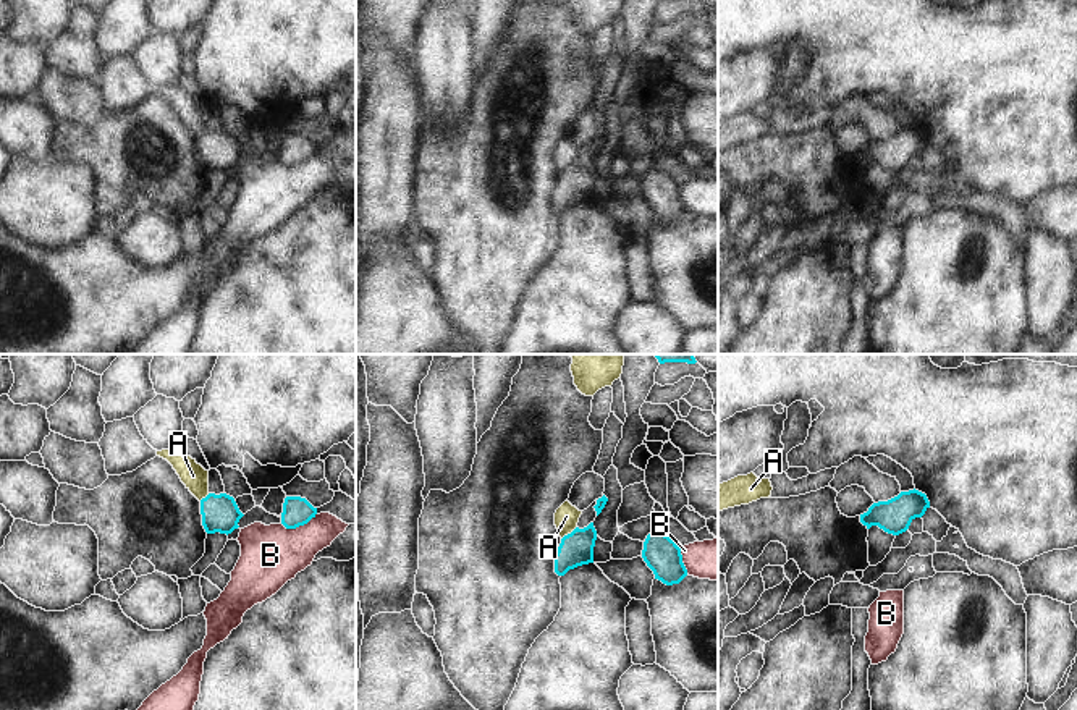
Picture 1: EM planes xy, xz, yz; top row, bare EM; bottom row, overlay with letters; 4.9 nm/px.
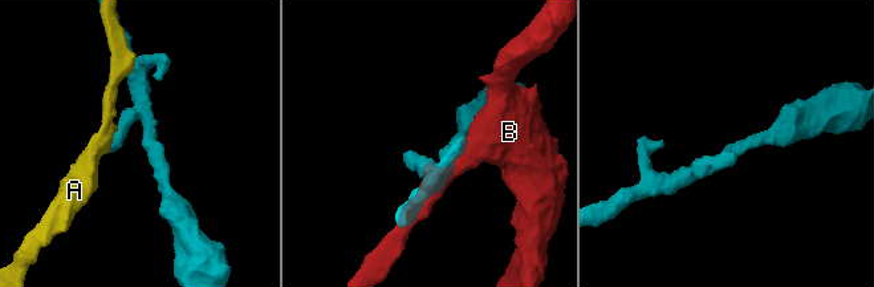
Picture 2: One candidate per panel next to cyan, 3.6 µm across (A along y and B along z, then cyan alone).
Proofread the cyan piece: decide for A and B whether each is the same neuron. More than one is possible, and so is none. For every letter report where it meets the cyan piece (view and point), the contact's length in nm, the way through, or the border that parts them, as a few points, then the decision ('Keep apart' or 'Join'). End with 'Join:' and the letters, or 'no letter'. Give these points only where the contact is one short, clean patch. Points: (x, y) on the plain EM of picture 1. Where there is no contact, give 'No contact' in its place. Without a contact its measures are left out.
A: Touches cyan at xz (568, 172). Shared border 100 nm. Boundary: xz (576, 164), (561, 177). Keep apart
B: Touches cyan at xy (298, 164). Shared border 190 nm. Keep apart
Join: no letter.

